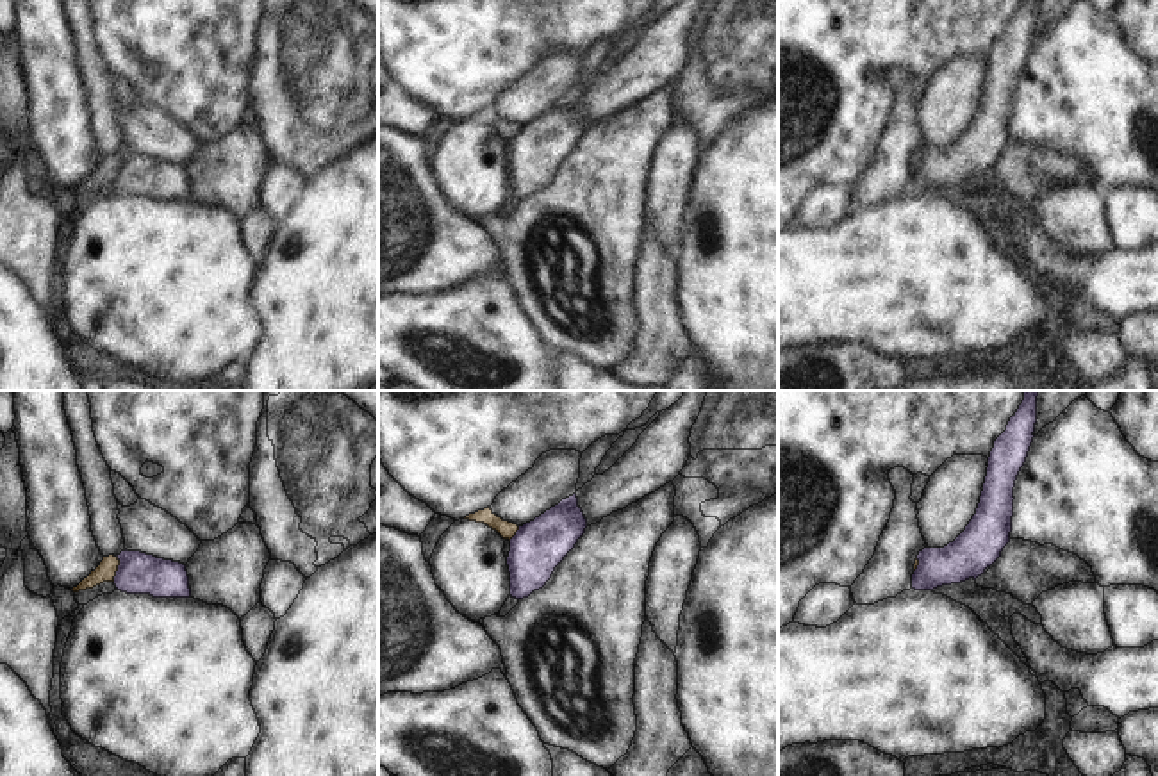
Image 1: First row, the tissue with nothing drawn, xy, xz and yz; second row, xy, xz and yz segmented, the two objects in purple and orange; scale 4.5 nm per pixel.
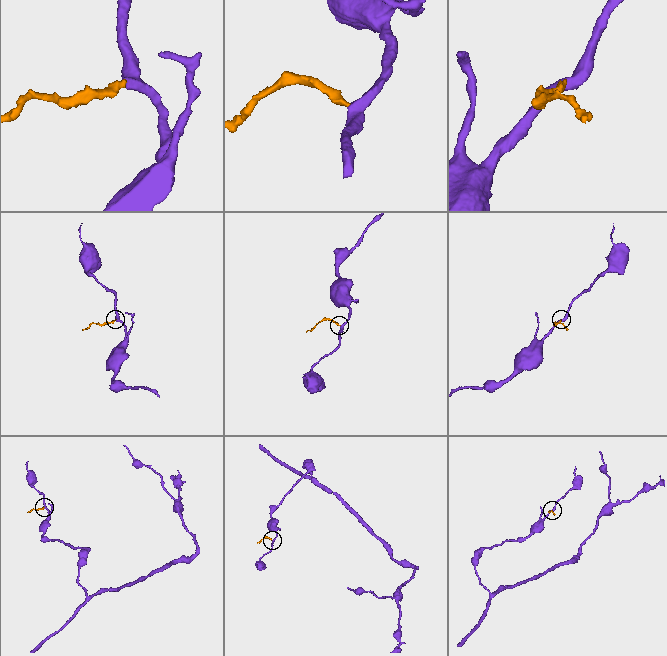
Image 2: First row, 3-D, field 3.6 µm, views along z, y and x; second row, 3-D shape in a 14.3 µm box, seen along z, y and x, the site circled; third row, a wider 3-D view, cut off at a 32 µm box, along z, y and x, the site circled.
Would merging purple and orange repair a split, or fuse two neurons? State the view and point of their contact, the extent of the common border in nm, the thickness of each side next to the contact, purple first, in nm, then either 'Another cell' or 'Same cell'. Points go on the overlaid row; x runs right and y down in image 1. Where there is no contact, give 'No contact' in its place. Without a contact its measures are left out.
Touches purple at xy (118, 568). Shared border 120 nm. Thickness 190 nm (purple) against 90 nm. Another cell

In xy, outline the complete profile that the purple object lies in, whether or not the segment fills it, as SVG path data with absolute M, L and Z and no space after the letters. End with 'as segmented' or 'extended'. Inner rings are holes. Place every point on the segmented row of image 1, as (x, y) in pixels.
M121 551L114 585L127 594L150 594L153 598L189 598L186 565L157 558L141 551Z; as segmented

